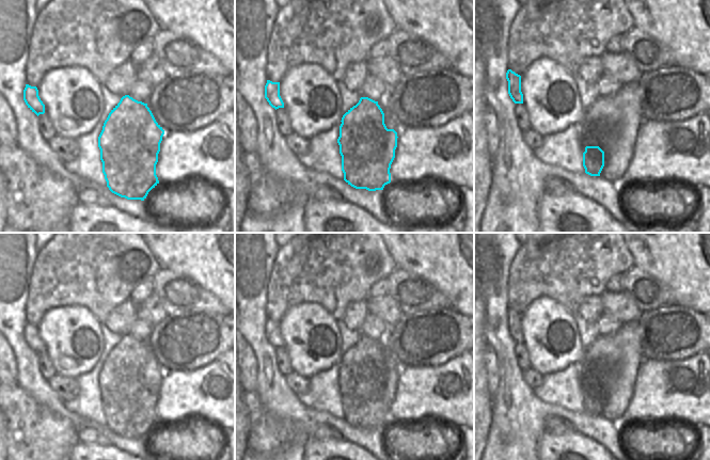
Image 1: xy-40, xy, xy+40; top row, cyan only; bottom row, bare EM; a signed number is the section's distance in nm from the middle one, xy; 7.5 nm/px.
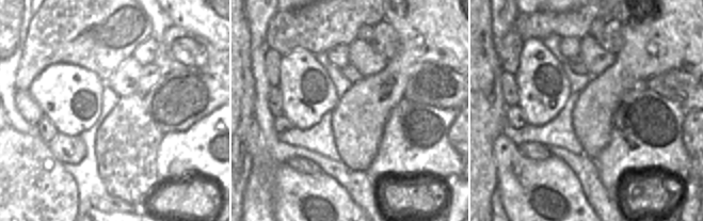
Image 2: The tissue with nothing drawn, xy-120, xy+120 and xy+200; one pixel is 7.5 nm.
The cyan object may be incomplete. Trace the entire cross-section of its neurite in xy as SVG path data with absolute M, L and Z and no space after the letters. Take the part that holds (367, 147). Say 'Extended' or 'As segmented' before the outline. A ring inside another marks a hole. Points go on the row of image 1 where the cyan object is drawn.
As segmented. M361 97L359 102L350 108L342 117L340 126L340 154L344 180L356 189L368 191L383 190L391 183L391 164L397 147L397 132L388 129L384 124L384 113L378 101Z

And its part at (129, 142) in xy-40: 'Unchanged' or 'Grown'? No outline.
Unchanged

